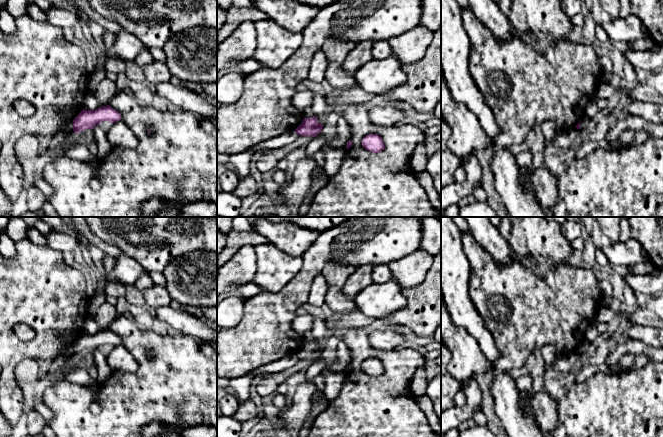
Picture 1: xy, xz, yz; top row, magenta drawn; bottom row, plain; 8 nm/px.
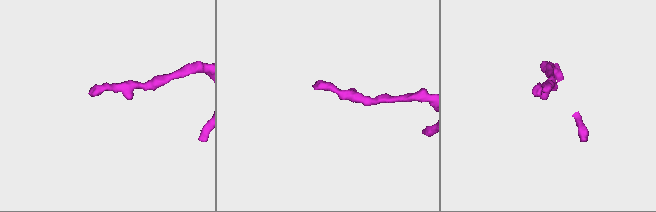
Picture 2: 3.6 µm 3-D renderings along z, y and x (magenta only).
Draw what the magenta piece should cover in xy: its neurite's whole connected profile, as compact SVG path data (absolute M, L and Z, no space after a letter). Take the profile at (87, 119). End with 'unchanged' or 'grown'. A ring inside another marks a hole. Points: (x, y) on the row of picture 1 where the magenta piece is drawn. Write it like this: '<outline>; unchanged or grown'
M110 105L99 107L96 110L83 109L73 120L73 131L80 133L85 129L93 129L103 121L114 123L121 120L121 115Z; unchanged

